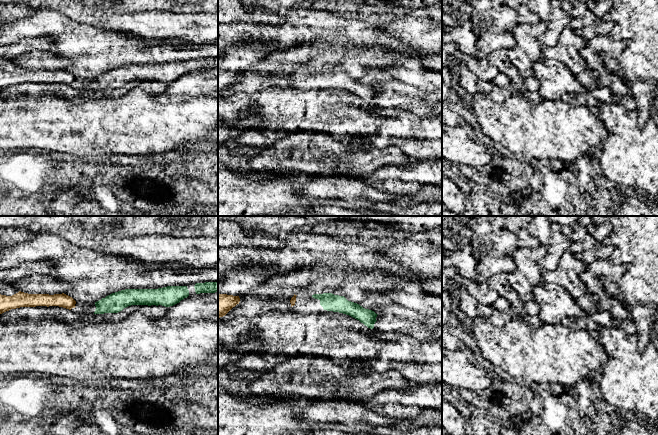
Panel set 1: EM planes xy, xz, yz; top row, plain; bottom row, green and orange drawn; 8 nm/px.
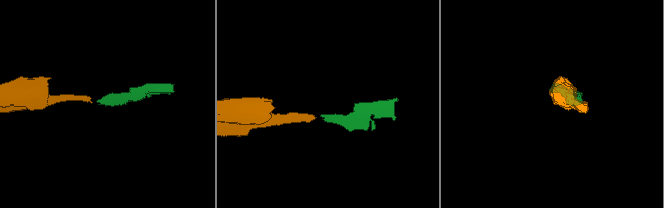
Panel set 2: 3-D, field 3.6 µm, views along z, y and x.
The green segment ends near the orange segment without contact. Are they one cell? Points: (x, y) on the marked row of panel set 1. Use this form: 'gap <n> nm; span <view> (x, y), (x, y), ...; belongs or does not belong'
gap 130 nm; span xz (312, 295), (296, 295); belongs

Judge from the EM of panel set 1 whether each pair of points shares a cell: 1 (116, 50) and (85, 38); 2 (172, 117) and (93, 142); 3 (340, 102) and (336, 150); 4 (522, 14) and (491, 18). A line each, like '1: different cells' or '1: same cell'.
1: same cell
2: same cell
3: different cells
4: different cells

